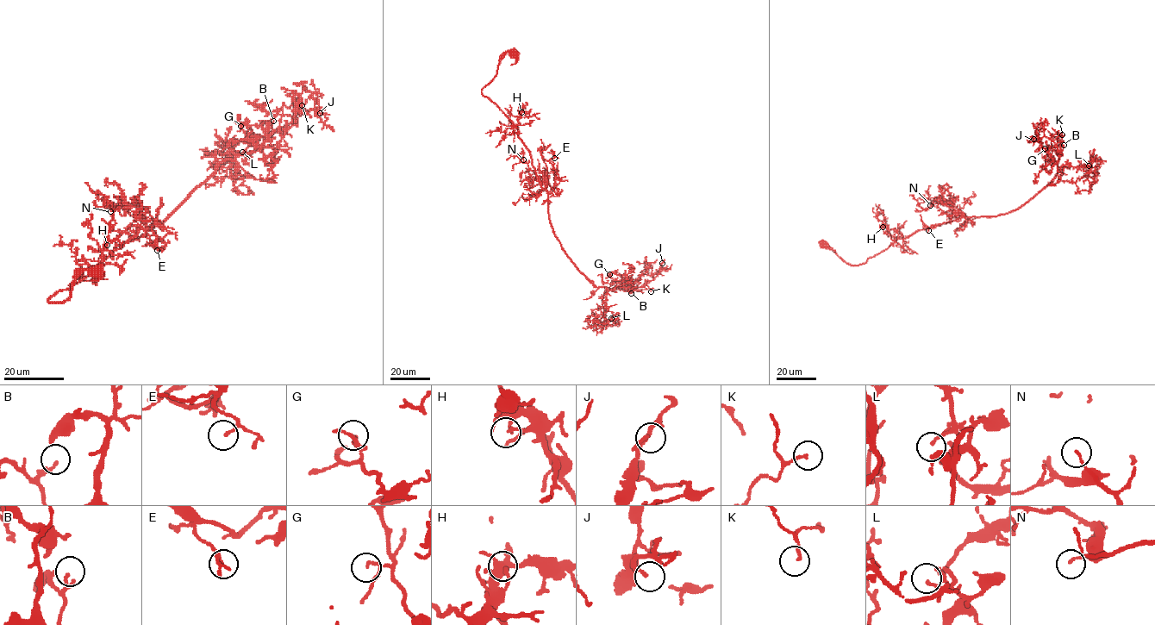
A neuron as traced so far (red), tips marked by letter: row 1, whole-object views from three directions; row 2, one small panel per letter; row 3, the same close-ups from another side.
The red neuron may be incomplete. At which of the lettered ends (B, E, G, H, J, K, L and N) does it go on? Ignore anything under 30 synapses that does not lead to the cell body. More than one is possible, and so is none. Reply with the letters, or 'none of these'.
N

